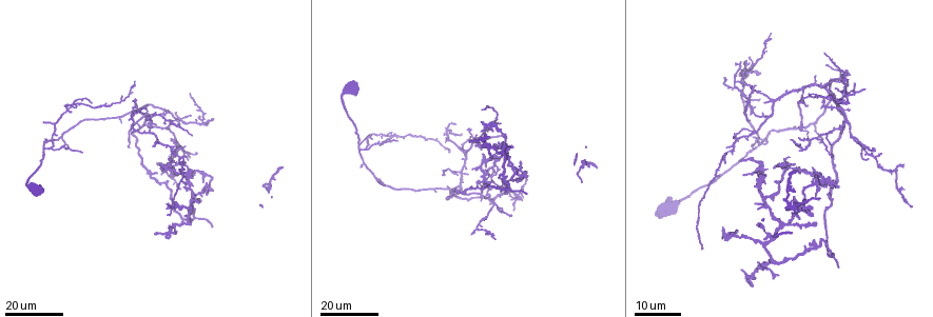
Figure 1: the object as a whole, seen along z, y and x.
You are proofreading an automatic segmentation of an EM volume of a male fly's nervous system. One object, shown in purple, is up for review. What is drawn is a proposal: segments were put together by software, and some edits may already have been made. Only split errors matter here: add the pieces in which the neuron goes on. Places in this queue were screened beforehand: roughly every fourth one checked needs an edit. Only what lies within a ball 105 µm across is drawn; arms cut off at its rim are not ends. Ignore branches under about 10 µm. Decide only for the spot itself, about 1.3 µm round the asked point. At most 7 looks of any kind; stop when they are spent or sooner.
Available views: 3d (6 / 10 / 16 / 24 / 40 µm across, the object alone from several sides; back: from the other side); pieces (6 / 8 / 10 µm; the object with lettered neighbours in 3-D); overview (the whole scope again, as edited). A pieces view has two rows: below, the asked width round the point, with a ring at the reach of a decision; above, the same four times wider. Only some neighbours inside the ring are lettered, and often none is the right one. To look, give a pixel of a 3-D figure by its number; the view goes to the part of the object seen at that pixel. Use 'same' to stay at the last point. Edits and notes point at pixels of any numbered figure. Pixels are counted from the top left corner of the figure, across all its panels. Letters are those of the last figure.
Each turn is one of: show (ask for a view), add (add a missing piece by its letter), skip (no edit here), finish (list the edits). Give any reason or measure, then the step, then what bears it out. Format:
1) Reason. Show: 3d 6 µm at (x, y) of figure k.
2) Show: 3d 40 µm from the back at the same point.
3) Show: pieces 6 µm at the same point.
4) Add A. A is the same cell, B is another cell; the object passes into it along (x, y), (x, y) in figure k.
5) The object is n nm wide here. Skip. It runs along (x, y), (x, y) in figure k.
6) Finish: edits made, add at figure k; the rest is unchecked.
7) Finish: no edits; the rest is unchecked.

An open end. Show: 3d 24 µm at (155, 125) of figure 1.

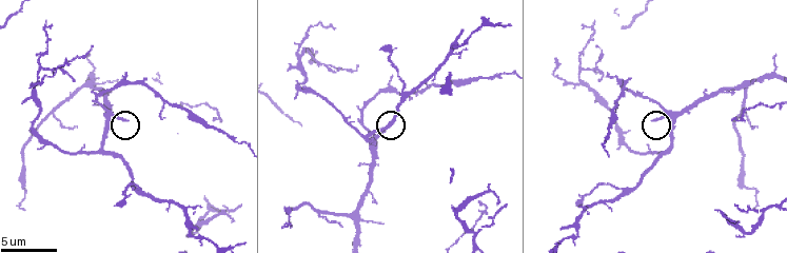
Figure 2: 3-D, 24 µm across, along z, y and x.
Show: pieces 10 µm at (654, 120) of figure 2.

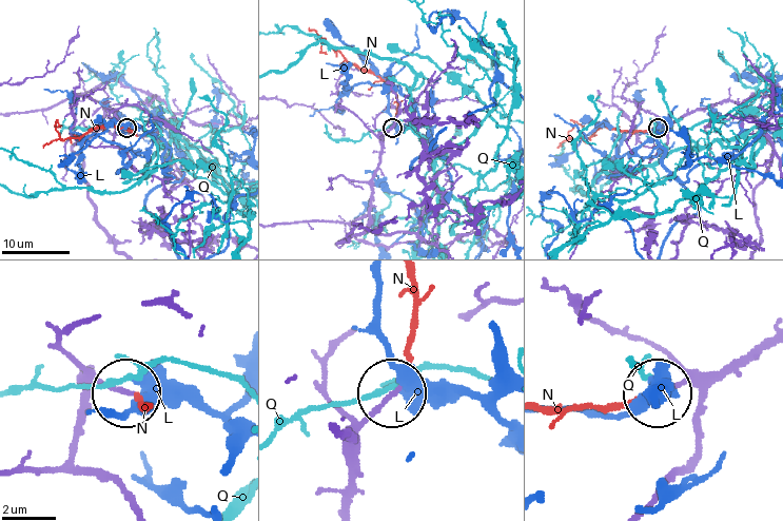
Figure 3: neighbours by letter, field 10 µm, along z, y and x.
The object is 140 nm wide here. Add N. N is the same cell, L and Q are other cells; the object passes into it along (354, 459), (364, 427), (402, 384), (415, 332), (415, 277) in figure 3; it goes on there.

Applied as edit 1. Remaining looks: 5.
Free end. Show: 3d 24 µm at (471, 235) of figure 1.

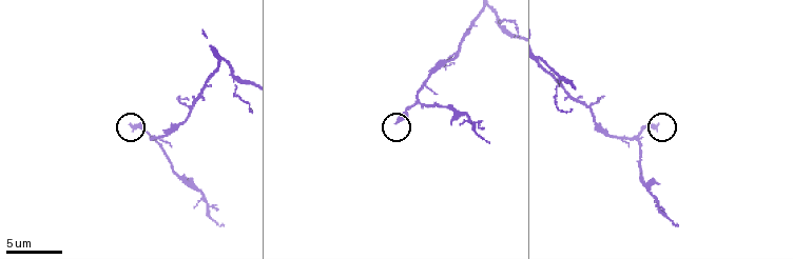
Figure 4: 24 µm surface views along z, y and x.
See the neighbours. Show: pieces 8 µm at (656, 124) of figure 4.

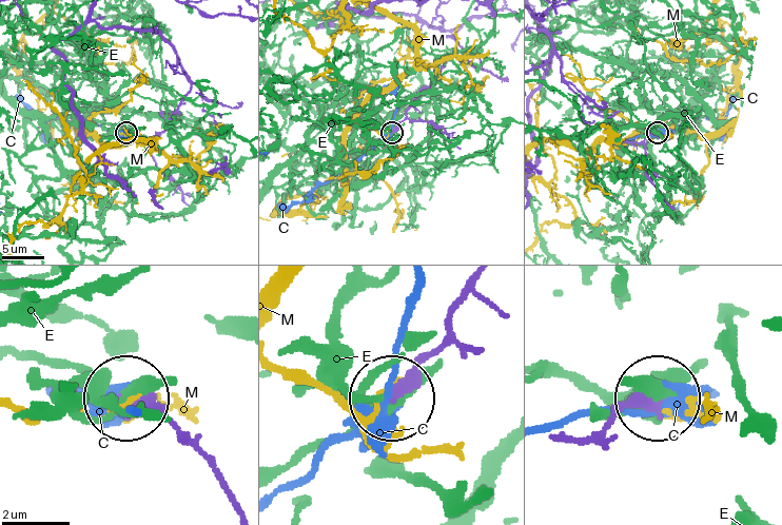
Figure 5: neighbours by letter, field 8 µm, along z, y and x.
Skip. C, E and M are other cells; it runs along (472, 284), (438, 343), (390, 391) in figure 5; none of them fits.

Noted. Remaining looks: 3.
Free end. Show: 3d 24 µm at (511, 214) of figure 1.

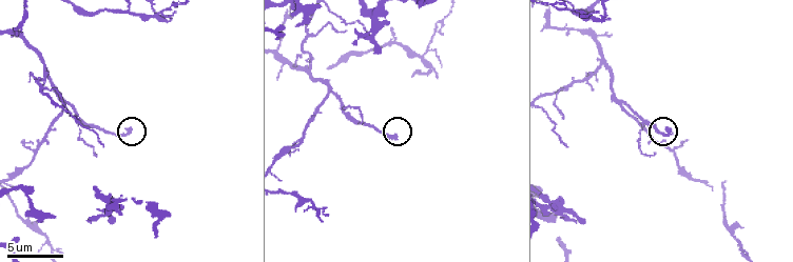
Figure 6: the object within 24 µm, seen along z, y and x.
Show: pieces 10 µm at (396, 136) of figure 6.

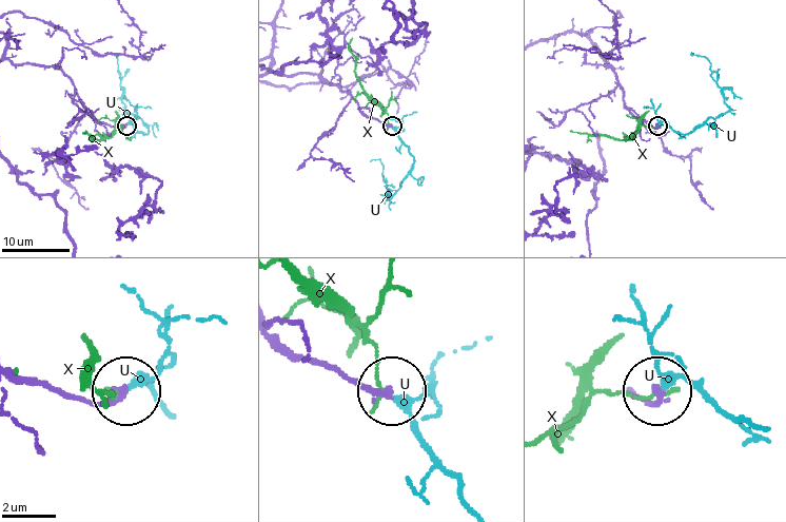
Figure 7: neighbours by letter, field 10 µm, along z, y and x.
The object is 260 nm wide here. Add U. U is the same cell, X is another cell; the object passes into it along (631, 391), (652, 403), (690, 382), (751, 421) in figure 7; it goes on there.

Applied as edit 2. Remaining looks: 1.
Finish: edits made, add at figure 3, add at figure 7; the rest is unchecked.

